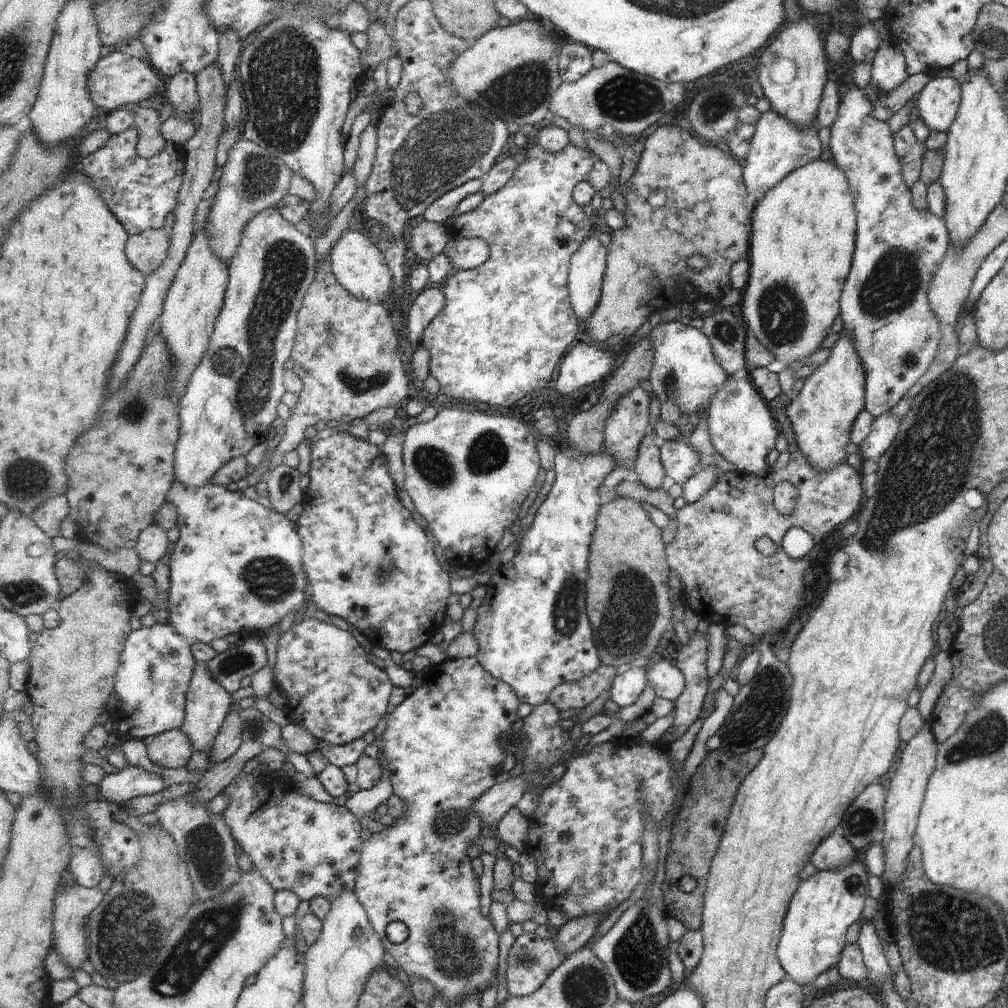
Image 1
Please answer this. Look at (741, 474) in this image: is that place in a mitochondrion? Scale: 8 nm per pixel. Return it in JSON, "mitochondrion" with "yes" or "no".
{"mitochondrion":"no"}

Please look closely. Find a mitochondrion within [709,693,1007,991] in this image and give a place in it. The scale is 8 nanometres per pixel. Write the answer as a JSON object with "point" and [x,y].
{"point":[949,935]}

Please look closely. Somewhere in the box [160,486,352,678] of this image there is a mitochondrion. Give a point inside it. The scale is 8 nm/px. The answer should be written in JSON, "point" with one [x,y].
{"point":[269,581]}

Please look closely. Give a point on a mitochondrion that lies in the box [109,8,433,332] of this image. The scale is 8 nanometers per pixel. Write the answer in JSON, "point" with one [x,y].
{"point":[282,74]}

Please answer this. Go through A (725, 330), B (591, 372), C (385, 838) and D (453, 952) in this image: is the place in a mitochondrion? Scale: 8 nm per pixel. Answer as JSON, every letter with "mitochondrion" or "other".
{"A":"mitochondrion","B":"other","C":"other","D":"mitochondrion"}

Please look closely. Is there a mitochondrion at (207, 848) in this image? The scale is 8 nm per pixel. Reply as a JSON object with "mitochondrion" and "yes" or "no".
{"mitochondrion":"yes"}

